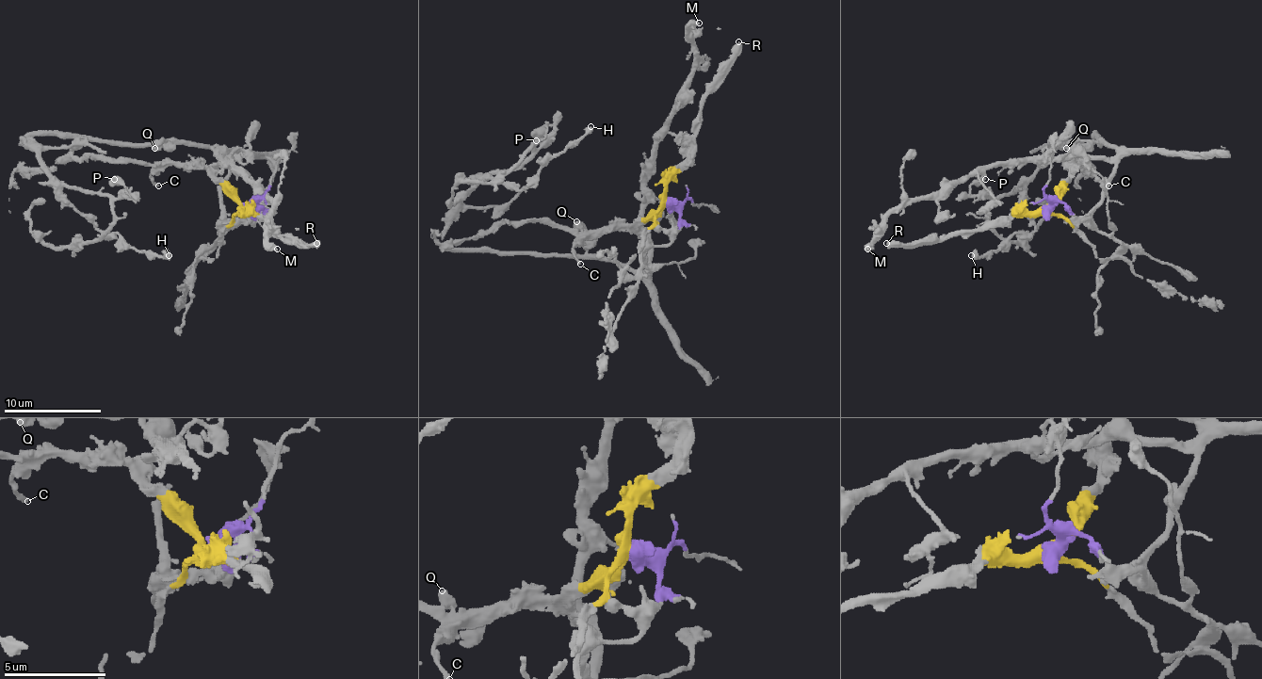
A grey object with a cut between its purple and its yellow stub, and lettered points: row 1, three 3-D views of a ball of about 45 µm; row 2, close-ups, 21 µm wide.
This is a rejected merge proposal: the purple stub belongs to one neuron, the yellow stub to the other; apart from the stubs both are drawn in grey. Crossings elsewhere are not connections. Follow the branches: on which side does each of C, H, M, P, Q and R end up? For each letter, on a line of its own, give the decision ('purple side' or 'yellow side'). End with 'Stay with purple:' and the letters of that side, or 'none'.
C: yellow side
H: purple side
M: purple side
P: purple side
Q: purple side
R: yellow side
Stay with purple: H, M, P, Q

